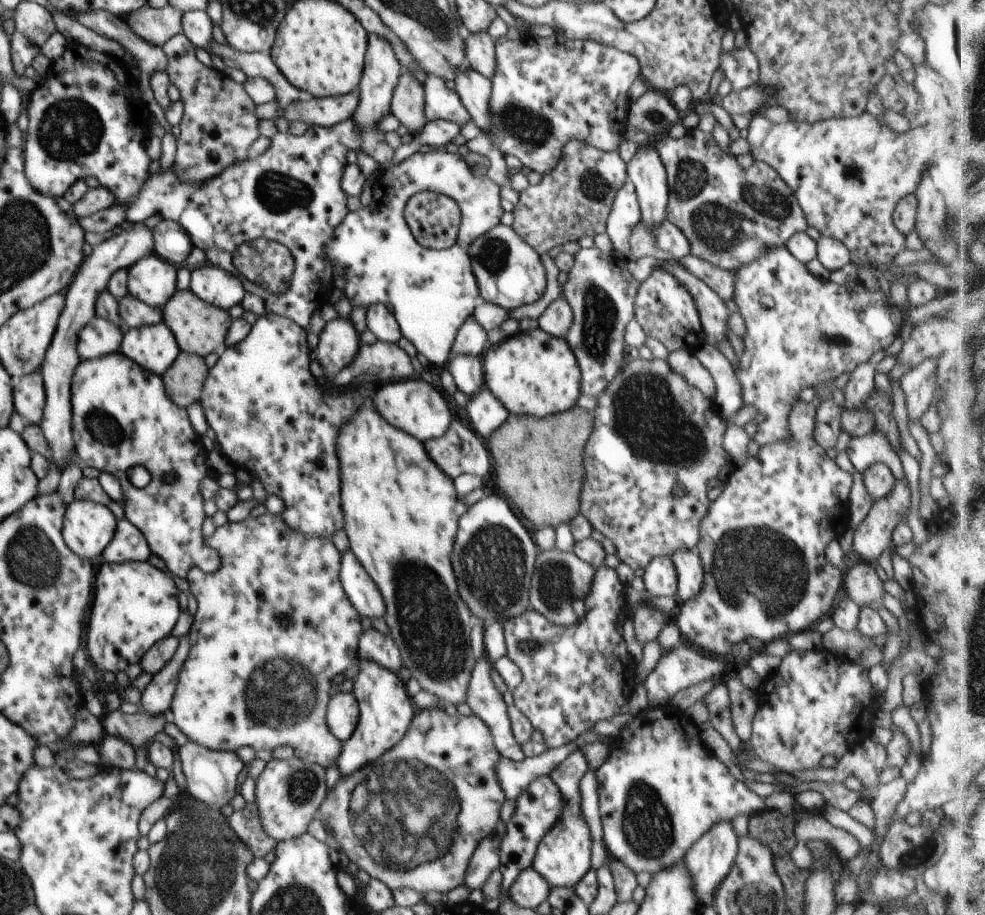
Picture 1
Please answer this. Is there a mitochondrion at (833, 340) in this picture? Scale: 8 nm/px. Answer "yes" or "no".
yes

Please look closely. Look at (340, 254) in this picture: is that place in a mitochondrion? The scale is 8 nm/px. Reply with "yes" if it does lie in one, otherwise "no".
no

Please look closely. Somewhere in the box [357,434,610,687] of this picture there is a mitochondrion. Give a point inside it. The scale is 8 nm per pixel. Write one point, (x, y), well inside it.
(493, 563)

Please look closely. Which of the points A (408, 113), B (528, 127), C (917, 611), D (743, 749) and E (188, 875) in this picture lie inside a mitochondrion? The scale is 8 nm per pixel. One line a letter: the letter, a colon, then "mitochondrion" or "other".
A: other
B: mitochondrion
C: other
D: other
E: mitochondrion

